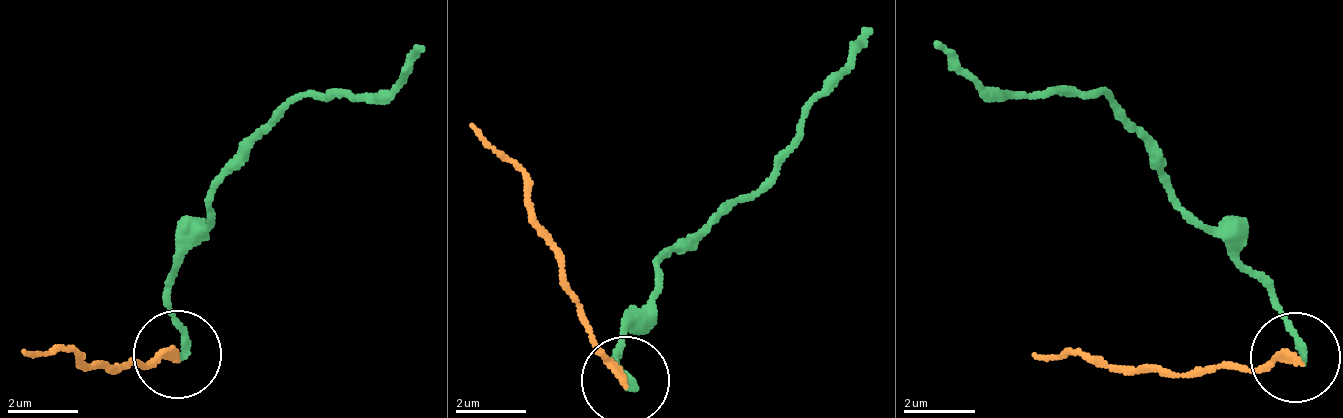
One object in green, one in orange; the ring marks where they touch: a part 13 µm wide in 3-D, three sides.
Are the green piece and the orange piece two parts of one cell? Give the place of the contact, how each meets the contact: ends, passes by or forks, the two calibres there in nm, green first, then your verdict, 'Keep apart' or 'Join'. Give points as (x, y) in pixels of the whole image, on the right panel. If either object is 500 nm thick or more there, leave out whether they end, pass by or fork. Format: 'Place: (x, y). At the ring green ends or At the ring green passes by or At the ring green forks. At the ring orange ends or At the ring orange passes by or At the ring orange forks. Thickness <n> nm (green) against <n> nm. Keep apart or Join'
Place: (1295, 357). At the ring green ends. At the ring orange ends. Thickness 200 nm (green) against 220 nm. Keep apart

